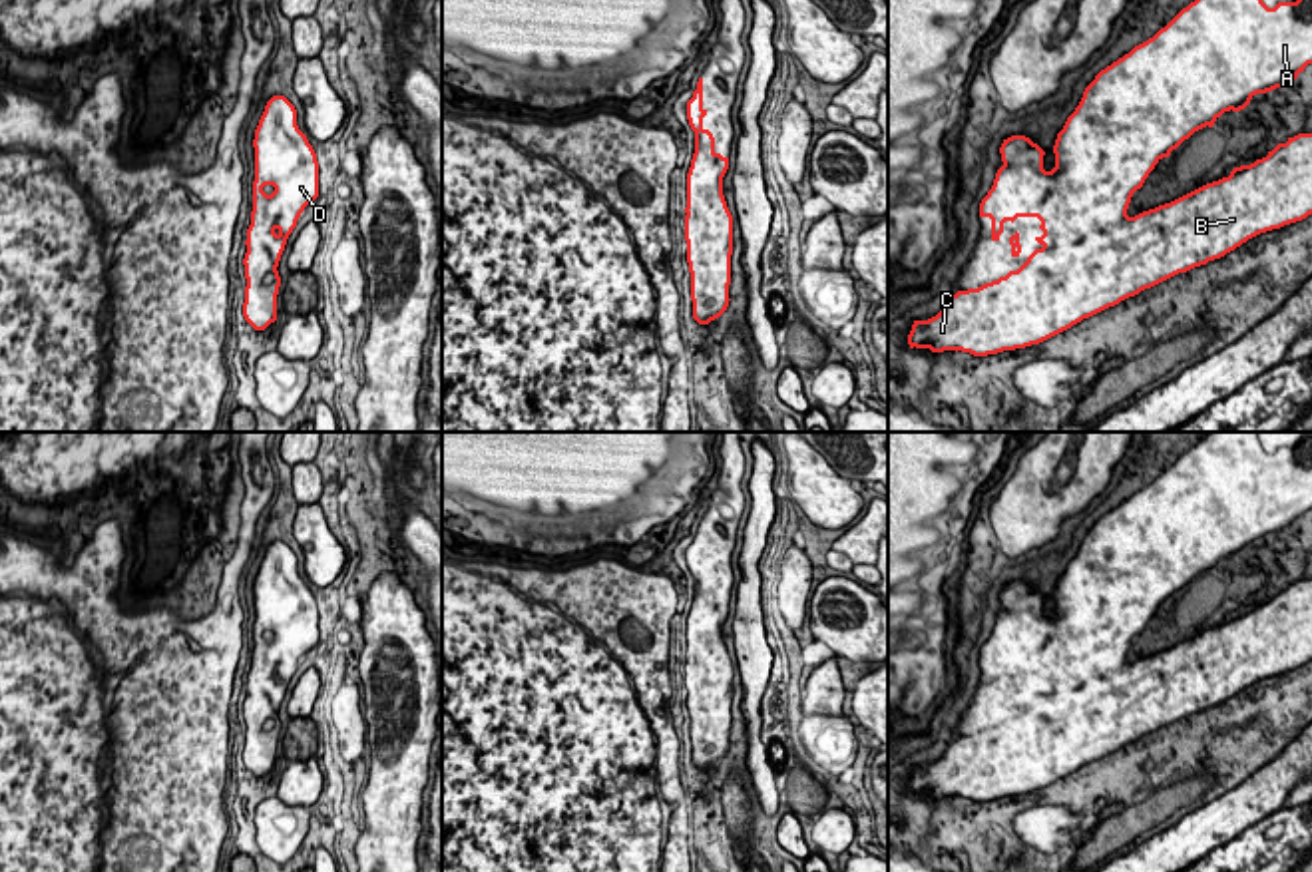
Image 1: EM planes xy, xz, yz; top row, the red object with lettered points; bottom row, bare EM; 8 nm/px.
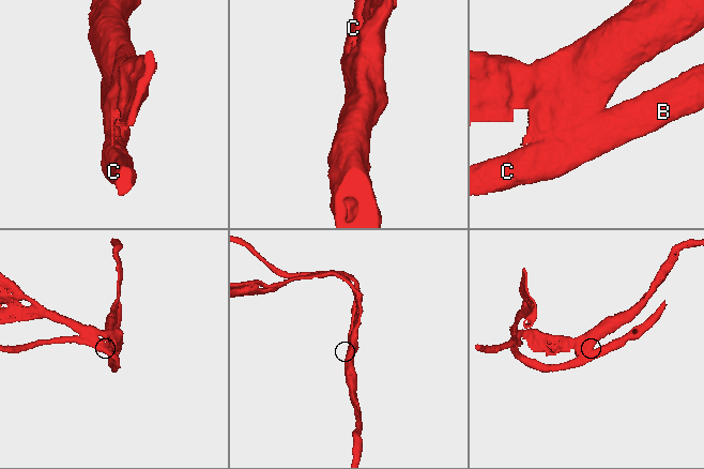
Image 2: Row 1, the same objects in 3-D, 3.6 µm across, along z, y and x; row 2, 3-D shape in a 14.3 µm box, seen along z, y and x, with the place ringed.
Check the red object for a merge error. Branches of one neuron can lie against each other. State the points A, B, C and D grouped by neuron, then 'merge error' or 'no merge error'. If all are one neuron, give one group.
A D / B C | merge error

